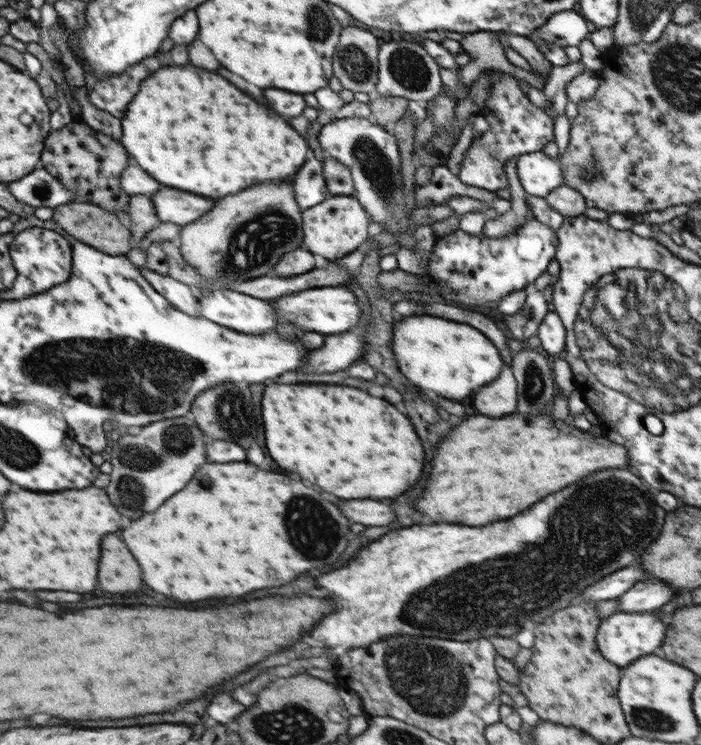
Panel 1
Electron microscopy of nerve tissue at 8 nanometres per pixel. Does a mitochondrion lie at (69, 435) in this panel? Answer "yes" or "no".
no

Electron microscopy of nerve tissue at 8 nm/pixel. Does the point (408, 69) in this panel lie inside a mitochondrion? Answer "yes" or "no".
yes

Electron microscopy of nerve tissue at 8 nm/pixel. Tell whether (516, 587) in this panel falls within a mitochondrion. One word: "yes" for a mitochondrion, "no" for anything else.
yes

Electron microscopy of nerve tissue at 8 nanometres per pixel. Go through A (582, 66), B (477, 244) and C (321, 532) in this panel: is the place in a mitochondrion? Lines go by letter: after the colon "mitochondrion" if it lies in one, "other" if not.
A: other
B: other
C: mitochondrion

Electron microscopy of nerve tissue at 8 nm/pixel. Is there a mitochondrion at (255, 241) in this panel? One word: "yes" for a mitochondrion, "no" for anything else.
yes

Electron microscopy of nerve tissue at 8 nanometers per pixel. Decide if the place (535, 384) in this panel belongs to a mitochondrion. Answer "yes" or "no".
yes

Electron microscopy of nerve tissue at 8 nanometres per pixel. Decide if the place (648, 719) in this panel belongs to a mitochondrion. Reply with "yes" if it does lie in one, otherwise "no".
yes

